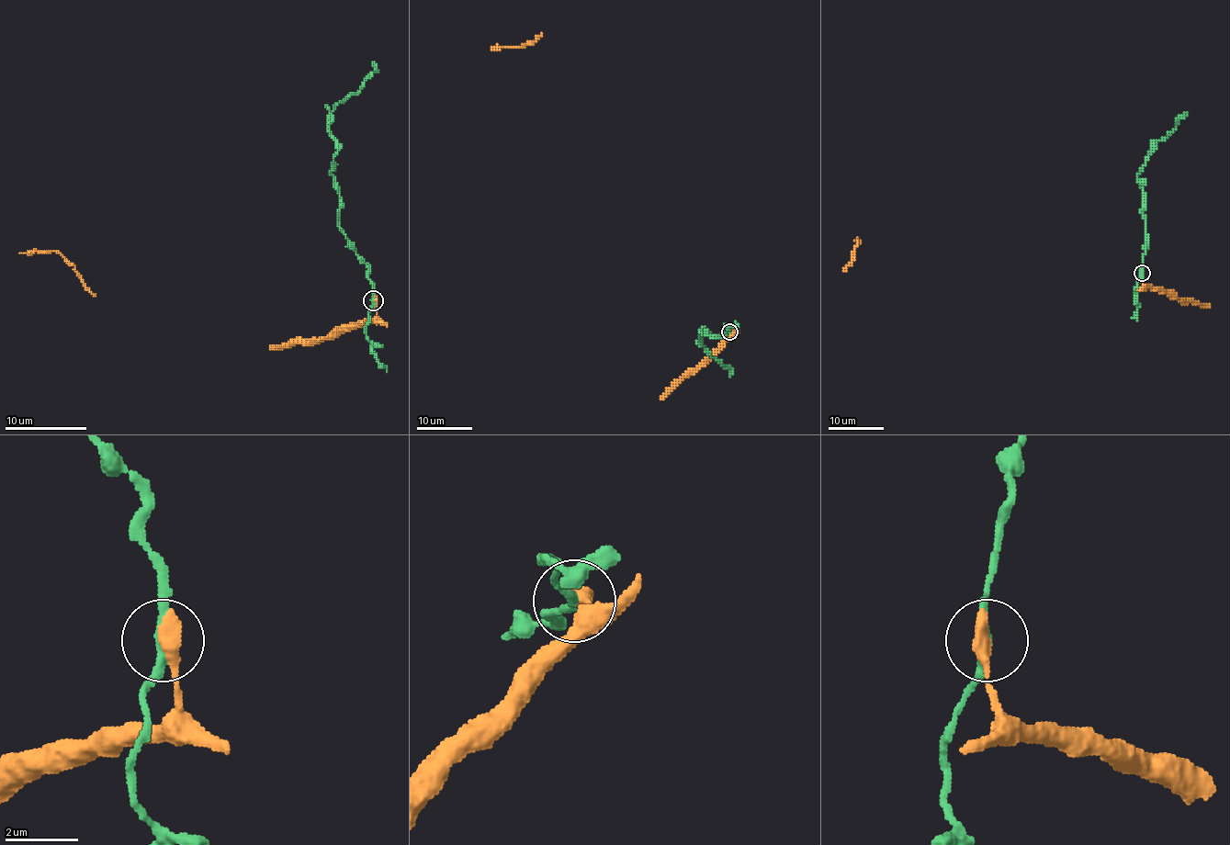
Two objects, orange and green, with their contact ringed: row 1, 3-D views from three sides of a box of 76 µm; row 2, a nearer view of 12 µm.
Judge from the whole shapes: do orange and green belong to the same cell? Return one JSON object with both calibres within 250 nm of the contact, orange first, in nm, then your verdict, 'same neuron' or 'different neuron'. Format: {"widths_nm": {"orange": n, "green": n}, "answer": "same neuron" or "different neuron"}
{"widths_nm": {"orange": 480, "green": 240}, "answer": "different neuron"}

